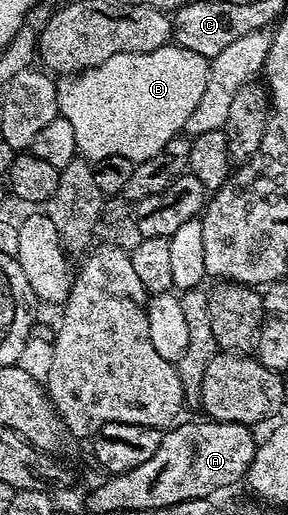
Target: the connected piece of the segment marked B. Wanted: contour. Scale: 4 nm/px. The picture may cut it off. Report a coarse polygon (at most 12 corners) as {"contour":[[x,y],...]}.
{"contour":[[176,45],[58,78],[86,160],[164,151],[207,89]]}

